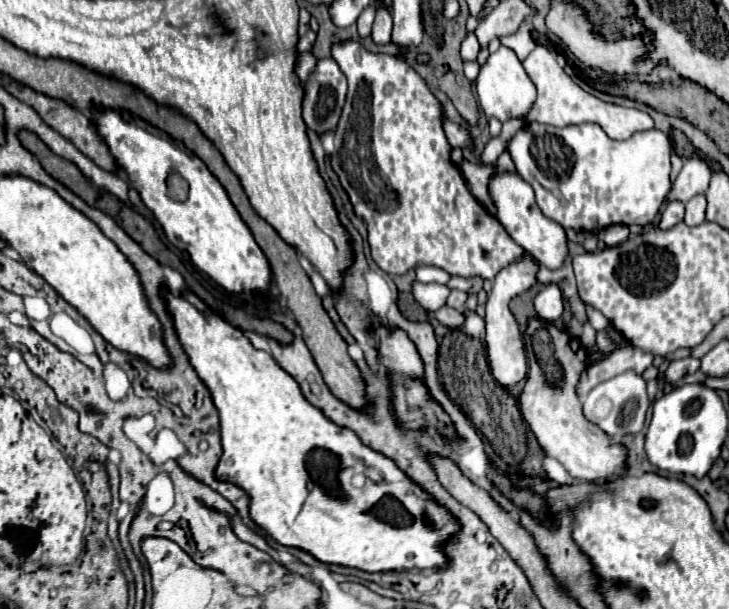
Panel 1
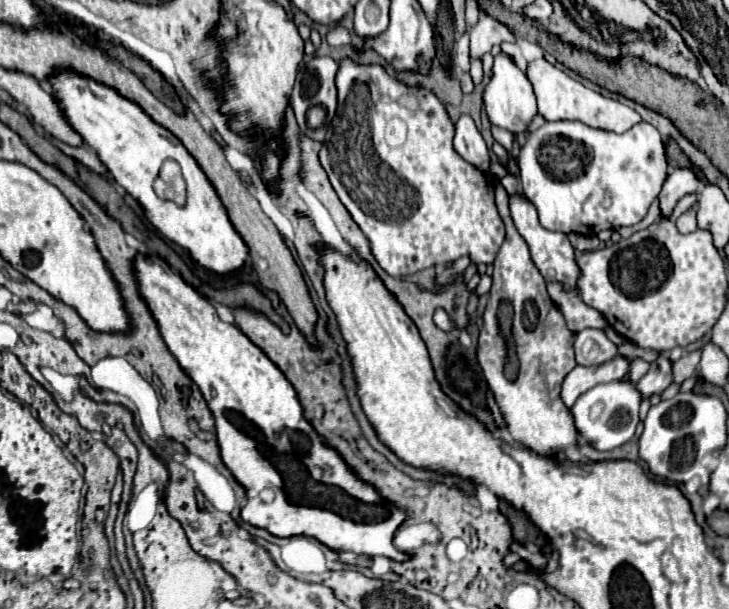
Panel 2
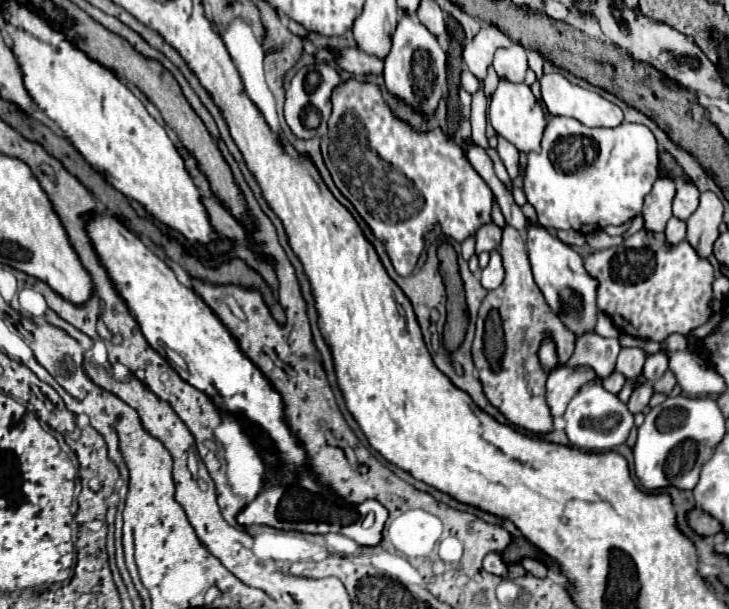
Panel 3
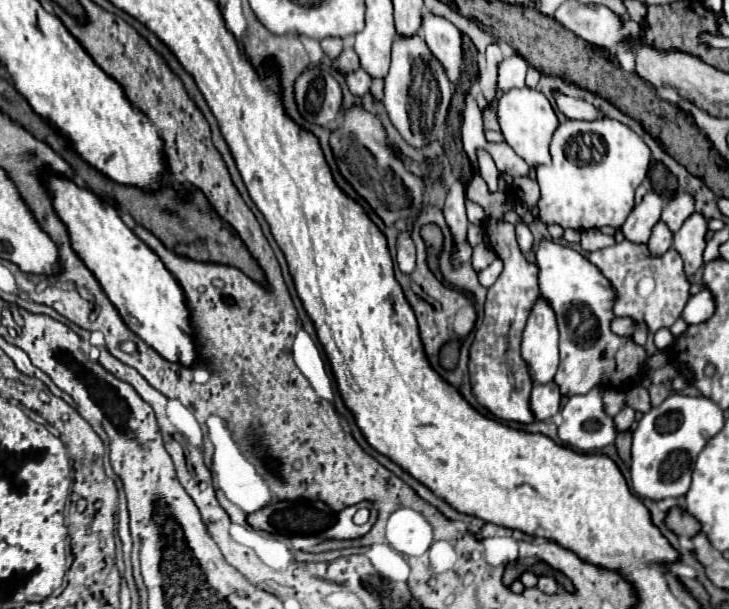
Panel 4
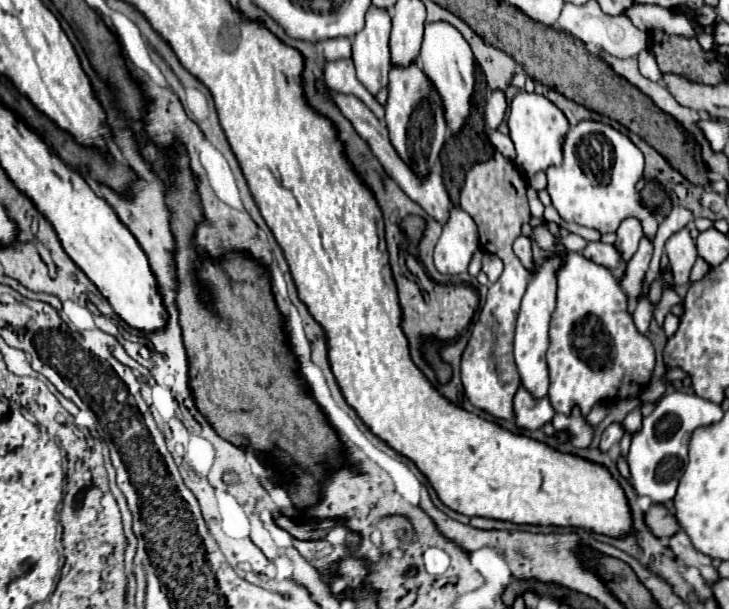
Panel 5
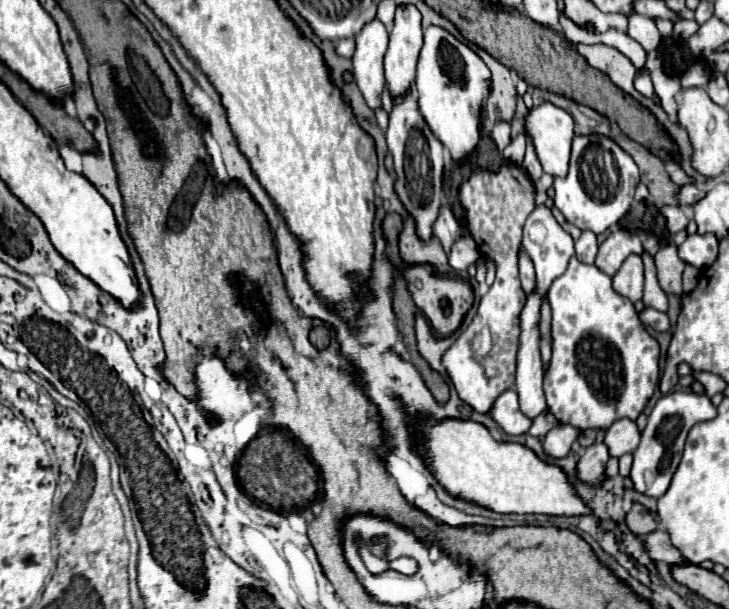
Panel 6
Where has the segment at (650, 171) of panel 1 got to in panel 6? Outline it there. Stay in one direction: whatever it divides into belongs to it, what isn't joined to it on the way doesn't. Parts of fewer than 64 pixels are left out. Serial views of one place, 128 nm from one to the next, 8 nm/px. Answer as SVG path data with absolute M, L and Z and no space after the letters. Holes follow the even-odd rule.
M576 136L568 176L564 180L554 180L554 204L576 228L588 228L600 234L620 222L630 210L638 182L640 172L636 162L614 140L606 140L604 136ZM644 252L644 296L642 296L642 302L650 308L656 308L660 312L666 312L668 310L668 298L664 294L664 290L656 284L656 268L652 264L652 256L648 256Z

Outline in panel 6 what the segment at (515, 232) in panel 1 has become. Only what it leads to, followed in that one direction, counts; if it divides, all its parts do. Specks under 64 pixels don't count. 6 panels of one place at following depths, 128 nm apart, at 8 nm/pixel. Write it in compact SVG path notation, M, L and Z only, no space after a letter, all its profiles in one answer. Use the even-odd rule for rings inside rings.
M574 256L564 274L552 282L548 300L552 306L552 362L544 376L548 412L552 412L560 424L570 424L580 432L594 428L606 430L620 418L636 420L660 380L660 346L656 338L646 332L634 304L614 292L608 274L600 272L596 266L578 262Z

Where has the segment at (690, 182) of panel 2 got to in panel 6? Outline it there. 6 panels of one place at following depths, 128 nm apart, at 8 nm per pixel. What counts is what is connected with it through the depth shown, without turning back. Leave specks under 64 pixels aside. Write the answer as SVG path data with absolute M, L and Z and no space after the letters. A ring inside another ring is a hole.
M614 226L610 236L600 244L594 266L598 270L602 270L604 274L614 276L620 270L622 262L630 254L642 256L642 252L644 252L642 244L640 244L640 240L638 240L638 236L634 232L628 232L628 230L622 230L622 228Z

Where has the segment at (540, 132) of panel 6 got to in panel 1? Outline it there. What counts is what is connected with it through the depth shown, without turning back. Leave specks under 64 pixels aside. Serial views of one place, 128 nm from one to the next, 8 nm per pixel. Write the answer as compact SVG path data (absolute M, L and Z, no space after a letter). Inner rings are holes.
M500 46L494 54L490 54L488 62L480 68L480 74L476 78L476 90L484 114L488 118L498 118L500 122L506 122L510 118L526 118L536 100L536 86L526 76L518 56L506 46Z

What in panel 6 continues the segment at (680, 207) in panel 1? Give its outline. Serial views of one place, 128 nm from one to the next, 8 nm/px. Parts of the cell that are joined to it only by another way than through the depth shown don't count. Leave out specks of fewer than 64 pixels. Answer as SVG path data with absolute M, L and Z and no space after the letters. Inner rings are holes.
M662 206L660 214L666 218L666 228L670 234L676 234L688 226L688 214L680 206Z

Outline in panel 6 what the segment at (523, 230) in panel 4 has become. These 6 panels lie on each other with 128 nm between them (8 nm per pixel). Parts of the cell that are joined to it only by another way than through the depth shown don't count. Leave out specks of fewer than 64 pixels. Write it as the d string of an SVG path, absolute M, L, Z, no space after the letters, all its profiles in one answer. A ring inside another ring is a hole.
M520 252L520 280L526 294L532 294L536 290L536 274L532 268L532 260L528 260L528 254Z

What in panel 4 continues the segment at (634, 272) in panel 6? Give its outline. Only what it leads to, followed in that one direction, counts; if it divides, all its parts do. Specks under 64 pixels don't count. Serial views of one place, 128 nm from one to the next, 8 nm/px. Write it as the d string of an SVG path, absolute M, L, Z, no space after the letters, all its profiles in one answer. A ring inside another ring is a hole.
M658 222L652 228L650 240L648 240L648 252L650 256L662 256L672 246L672 232L668 232L668 226L664 222ZM626 316L616 318L616 320L612 322L612 330L614 330L616 334L620 334L620 336L630 336L630 334L634 332L634 320L632 320L632 318L626 318Z

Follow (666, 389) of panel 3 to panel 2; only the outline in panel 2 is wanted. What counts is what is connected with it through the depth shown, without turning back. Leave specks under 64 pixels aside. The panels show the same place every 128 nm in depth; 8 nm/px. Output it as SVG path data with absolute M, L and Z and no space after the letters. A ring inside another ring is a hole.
M700 350L684 354L680 360L676 360L672 364L672 378L674 378L674 382L682 384L686 378L690 378L696 372L696 368L698 368L698 360L700 360Z

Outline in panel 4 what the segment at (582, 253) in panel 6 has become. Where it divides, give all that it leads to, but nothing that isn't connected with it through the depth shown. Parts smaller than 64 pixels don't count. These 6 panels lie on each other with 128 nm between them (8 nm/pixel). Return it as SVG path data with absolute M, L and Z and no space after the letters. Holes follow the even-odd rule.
M624 240L620 244L600 248L588 254L588 260L598 266L598 270L612 282L612 286L618 290L618 300L614 304L616 316L630 316L634 322L646 322L650 332L656 332L658 328L666 326L670 328L676 318L680 318L682 308L688 302L690 282L684 278L682 260L676 250L668 250L664 256L650 258L646 244L632 244L630 240ZM650 280L652 290L642 290L642 282Z

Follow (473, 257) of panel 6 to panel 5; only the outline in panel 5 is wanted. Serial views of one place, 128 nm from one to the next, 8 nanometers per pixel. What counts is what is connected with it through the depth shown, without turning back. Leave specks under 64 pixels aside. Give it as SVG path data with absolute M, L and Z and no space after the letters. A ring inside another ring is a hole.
M450 208L442 236L434 250L434 264L442 274L466 272L478 250L478 230L474 220L462 208Z

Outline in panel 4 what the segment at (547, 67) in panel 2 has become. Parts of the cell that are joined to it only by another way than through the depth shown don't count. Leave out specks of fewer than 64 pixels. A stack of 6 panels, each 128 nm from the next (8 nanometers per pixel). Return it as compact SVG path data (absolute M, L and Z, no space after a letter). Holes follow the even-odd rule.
M556 94L556 102L560 106L560 110L572 118L572 120L596 120L596 118L604 118L592 104L588 104L586 100L578 100L566 94Z

